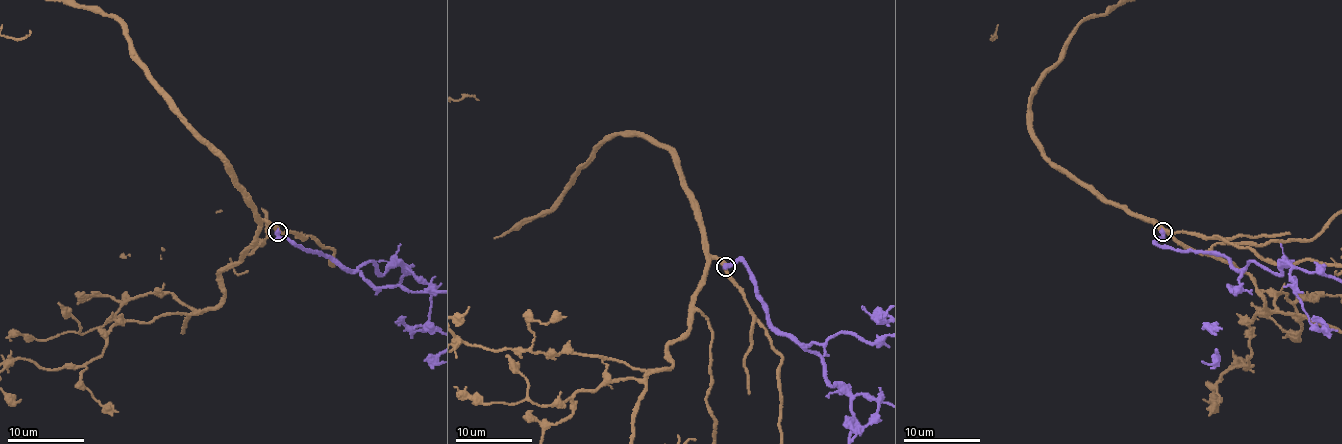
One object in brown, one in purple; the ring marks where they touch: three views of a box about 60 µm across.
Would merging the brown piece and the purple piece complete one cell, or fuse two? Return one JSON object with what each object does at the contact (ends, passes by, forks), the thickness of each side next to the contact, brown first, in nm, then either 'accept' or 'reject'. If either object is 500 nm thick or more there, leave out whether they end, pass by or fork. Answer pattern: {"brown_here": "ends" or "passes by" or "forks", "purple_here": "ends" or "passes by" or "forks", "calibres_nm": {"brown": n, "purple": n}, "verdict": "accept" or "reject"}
{"brown_here": "passes by", "purple_here": "passes by", "calibres_nm": {"brown": 400, "purple": 320}, "verdict": "accept"}

